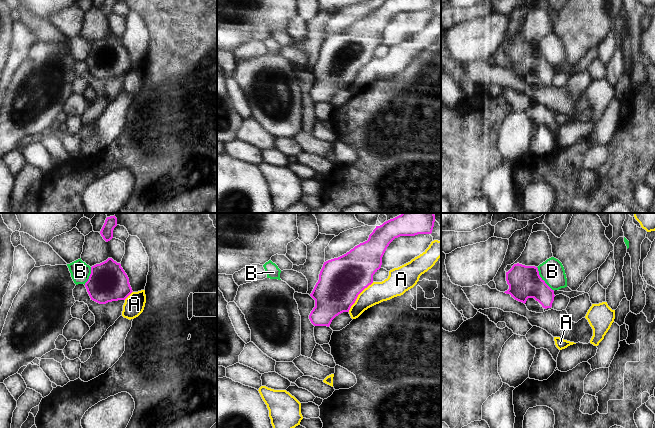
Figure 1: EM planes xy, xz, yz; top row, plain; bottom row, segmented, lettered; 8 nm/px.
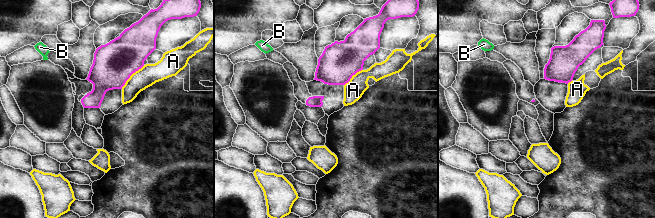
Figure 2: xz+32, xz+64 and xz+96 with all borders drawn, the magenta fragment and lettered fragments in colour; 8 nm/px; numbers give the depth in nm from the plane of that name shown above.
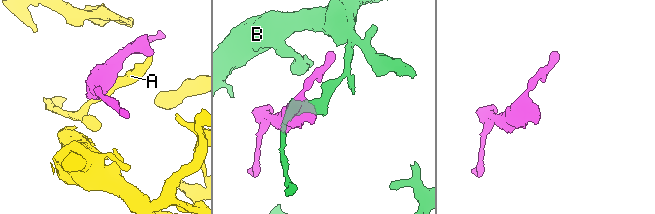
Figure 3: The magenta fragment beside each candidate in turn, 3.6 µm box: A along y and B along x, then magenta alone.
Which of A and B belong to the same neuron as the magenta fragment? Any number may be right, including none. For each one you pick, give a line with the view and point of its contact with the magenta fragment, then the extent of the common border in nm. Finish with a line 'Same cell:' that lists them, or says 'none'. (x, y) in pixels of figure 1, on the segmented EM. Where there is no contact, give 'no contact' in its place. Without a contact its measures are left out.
Same cell: none

